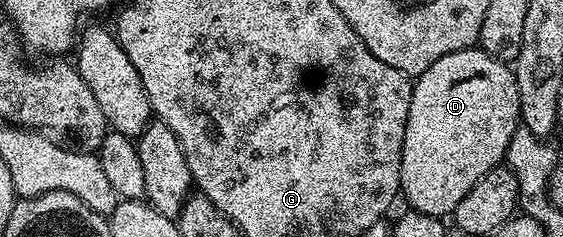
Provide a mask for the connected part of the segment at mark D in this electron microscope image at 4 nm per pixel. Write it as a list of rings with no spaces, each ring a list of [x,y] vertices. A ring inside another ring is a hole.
[[[479,48],[450,52],[442,60],[434,60],[426,72],[415,75],[412,83],[410,112],[406,116],[406,136],[402,140],[402,172],[400,194],[413,210],[426,216],[443,219],[458,208],[462,196],[505,161],[510,144],[520,121],[520,93],[516,75],[509,63],[490,56]]]

